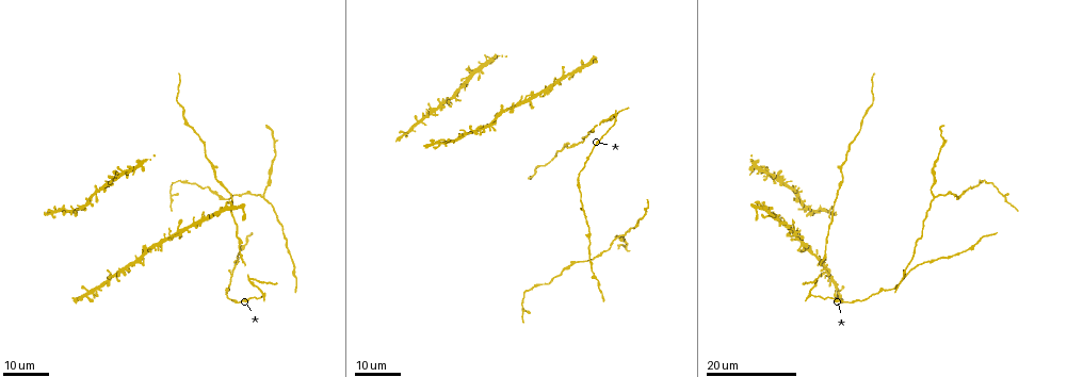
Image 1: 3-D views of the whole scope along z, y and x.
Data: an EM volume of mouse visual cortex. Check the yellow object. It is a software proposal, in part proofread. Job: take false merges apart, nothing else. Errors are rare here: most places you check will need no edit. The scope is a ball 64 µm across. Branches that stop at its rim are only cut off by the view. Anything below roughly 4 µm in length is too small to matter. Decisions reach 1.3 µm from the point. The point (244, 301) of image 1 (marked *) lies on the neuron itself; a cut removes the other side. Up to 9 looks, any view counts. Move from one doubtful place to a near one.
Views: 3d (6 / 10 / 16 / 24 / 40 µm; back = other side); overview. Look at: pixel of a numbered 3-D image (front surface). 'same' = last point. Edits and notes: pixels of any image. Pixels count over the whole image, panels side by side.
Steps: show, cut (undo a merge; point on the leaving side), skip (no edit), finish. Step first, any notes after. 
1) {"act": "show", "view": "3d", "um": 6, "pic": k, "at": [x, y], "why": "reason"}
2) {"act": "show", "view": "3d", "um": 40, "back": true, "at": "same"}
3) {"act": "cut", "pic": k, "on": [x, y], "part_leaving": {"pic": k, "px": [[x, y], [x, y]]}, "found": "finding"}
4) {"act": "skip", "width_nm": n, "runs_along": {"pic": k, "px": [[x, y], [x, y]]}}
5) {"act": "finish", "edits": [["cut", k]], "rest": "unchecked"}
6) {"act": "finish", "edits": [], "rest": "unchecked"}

{"act": "show", "view": "3d", "um": 24, "pic": 1, "at": [828, 237]}

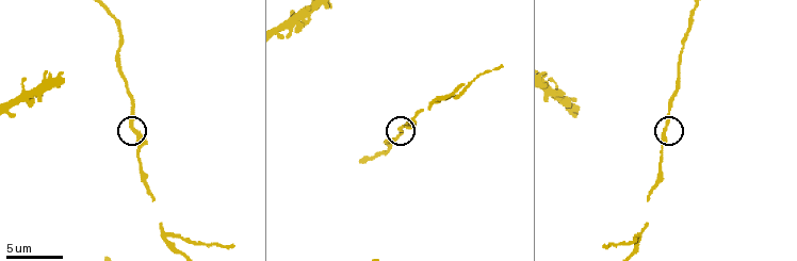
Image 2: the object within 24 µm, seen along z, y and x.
{"act": "show", "view": "3d", "um": 6, "pic": 2, "at": [130, 126], "why": "zoom in"}

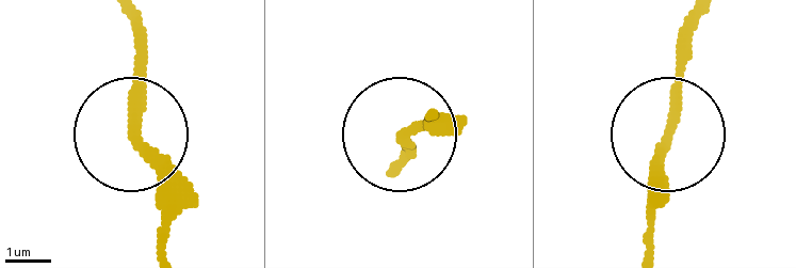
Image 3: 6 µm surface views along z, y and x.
{"act": "skip", "side_arm_um": 8, "found": "continuous, no second neuron"}

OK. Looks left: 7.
{"act": "show", "view": "3d", "um": 10, "pic": 2, "at": [639, 234], "why": "arms part here"}

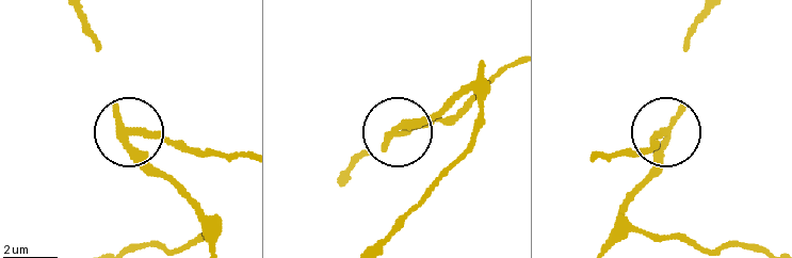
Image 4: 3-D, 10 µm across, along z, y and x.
{"act": "show", "view": "3d", "um": 10, "back": true, "pic": 4, "at": [394, 134]}

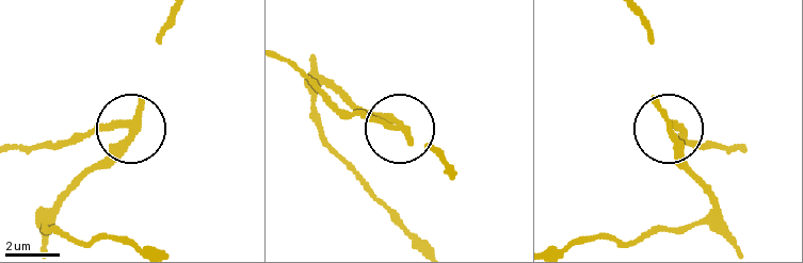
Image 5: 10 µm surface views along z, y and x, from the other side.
{"act": "cut", "pic": 5, "on": [92, 130], "part_leaving": {"pic": 5, "px": [[126, 121], [18, 149]]}, "found": "a second neuron is stuck on"}

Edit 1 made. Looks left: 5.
{"act": "show", "view": "3d", "um": 10, "pic": 2, "at": [18, 97], "why": "three arms meet"}

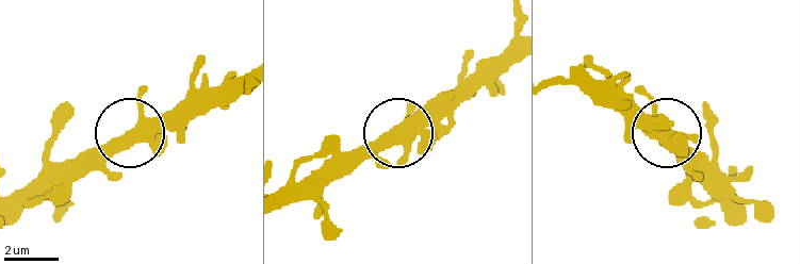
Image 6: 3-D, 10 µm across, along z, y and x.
{"act": "show", "view": "3d", "um": 10, "back": true, "pic": 6, "at": [132, 133]}

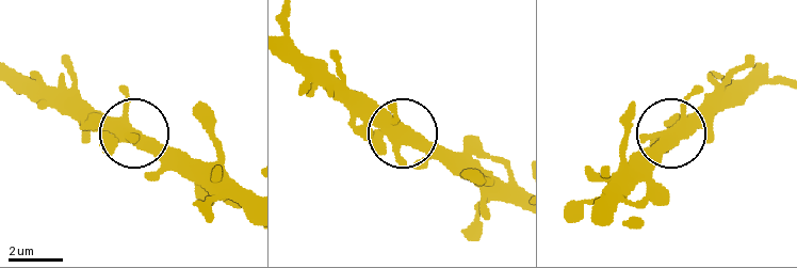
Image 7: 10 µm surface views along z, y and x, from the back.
{"act": "skip", "width_nm": 410, "found": "continuous, no second neuron"}

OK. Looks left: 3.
{"act": "show", "view": "3d", "um": 24, "pic": 1, "at": [262, 194], "why": "branch point"}

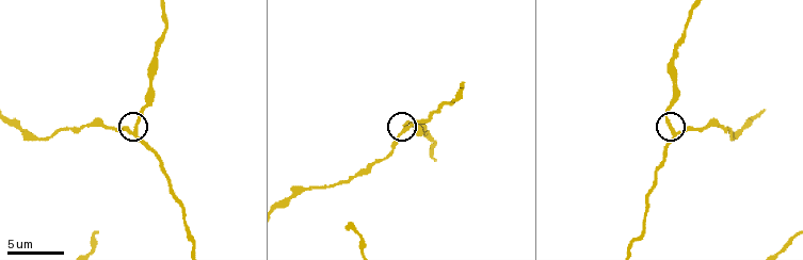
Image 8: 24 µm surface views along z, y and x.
{"act": "show", "view": "3d", "um": 10, "pic": 8, "at": [135, 131]}

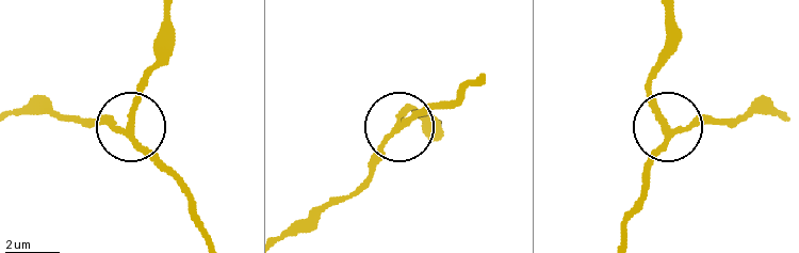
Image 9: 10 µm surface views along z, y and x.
{"act": "skip", "width_nm": 210, "found": "one neuron here"}

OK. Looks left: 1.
{"act": "finish", "edits": [["cut", 5]], "rest": "unchecked"}

